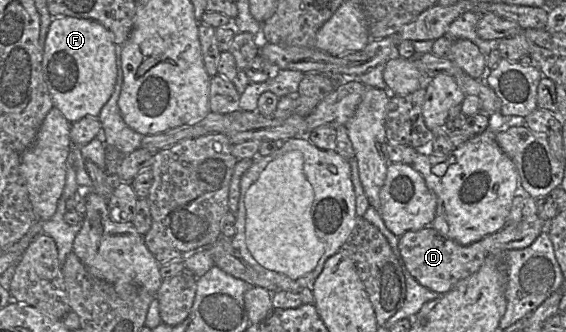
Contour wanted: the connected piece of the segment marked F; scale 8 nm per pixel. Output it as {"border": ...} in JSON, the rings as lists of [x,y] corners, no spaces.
{"border":[[[57,16],[52,19],[52,22],[49,26],[49,30],[47,33],[47,37],[45,40],[45,44],[43,47],[43,73],[44,73],[44,80],[47,85],[47,88],[50,92],[50,95],[53,100],[54,107],[58,108],[63,116],[71,123],[77,122],[83,117],[90,115],[94,117],[99,117],[100,111],[102,107],[107,103],[110,99],[116,82],[117,82],[117,64],[116,64],[116,52],[115,52],[115,42],[114,42],[114,35],[111,31],[106,29],[102,24],[95,20],[91,19],[82,19],[70,16]]]}

